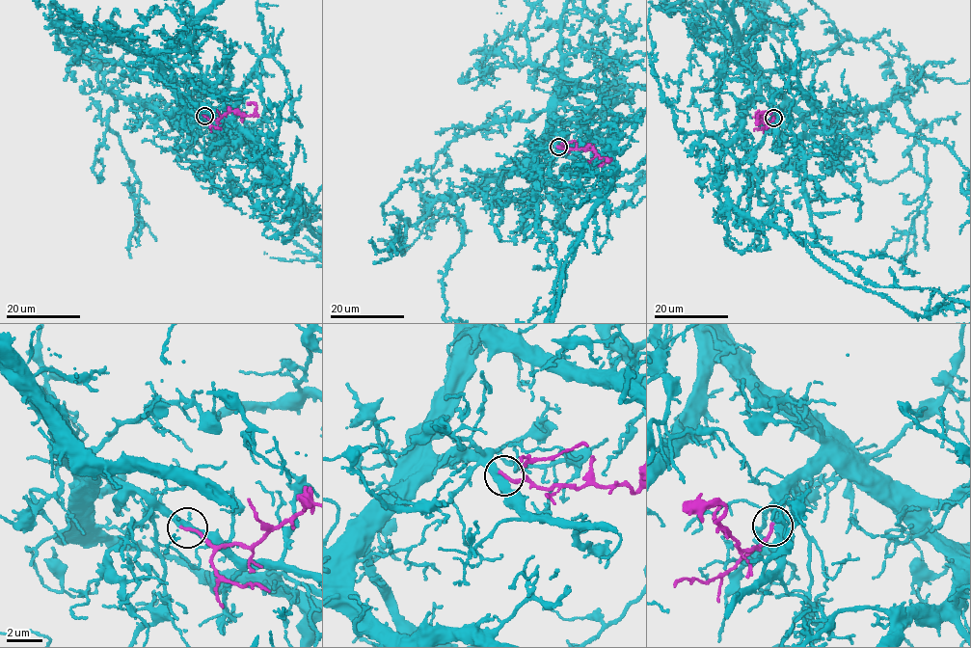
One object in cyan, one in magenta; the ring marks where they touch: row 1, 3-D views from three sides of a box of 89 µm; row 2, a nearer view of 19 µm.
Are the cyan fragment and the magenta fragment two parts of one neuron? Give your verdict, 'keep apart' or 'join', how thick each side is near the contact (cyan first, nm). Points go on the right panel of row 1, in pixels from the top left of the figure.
join; 320 nm thick on the cyan side, 180 nm on the other

